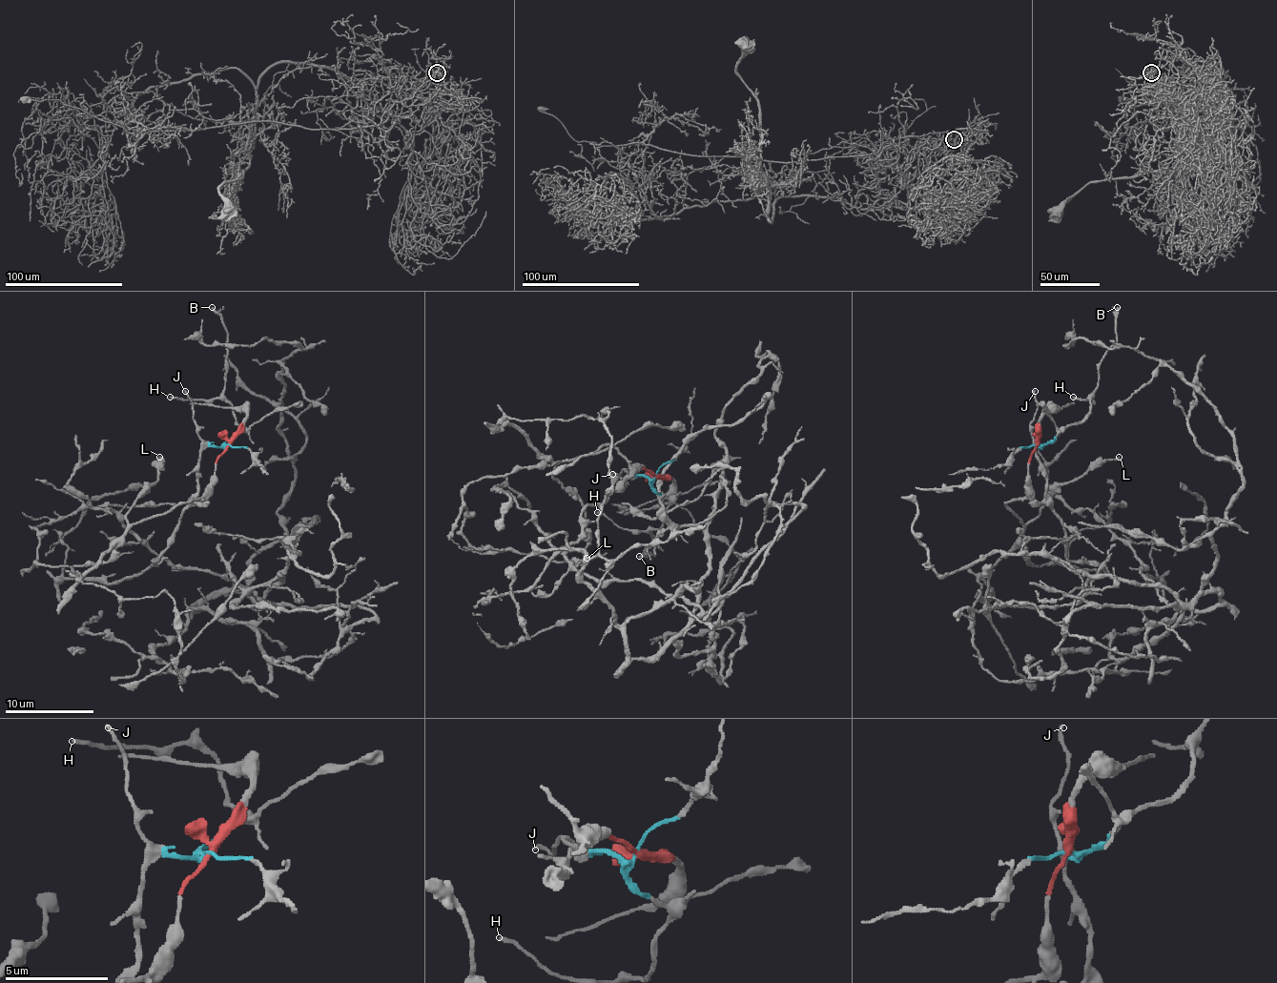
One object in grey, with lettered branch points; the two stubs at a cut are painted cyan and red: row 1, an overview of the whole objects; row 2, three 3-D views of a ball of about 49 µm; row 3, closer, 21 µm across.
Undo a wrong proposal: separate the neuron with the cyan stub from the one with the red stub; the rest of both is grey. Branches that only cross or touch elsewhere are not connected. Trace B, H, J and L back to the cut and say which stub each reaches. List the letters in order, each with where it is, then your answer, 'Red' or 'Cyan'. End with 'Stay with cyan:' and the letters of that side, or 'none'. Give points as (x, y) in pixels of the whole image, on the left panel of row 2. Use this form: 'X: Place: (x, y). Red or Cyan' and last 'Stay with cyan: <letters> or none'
B: Place: (212, 307). Cyan
H: Place: (170, 397). Cyan
J: Place: (185, 391). Cyan
L: Place: (159, 457). Red
Stay with cyan: B, H, J

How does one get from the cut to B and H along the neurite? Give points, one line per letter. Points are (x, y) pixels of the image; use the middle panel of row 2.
B: (656, 475), (653, 488), (669, 501), (663, 523), (651, 532), (653, 554), (638, 557)
H: (656, 475), (653, 488), (669, 503), (658, 530), (623, 530), (596, 512)

